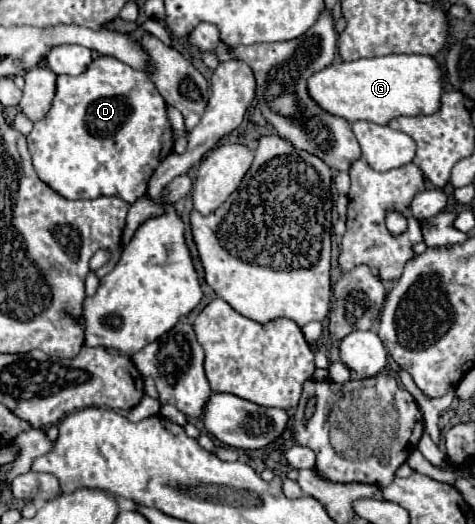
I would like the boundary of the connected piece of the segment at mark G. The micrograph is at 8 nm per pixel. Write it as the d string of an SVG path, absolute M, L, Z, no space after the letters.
M388 54L354 62L334 62L308 80L308 92L324 110L342 116L348 122L370 120L388 124L398 116L430 116L438 112L442 106L444 82L442 70L432 56Z

